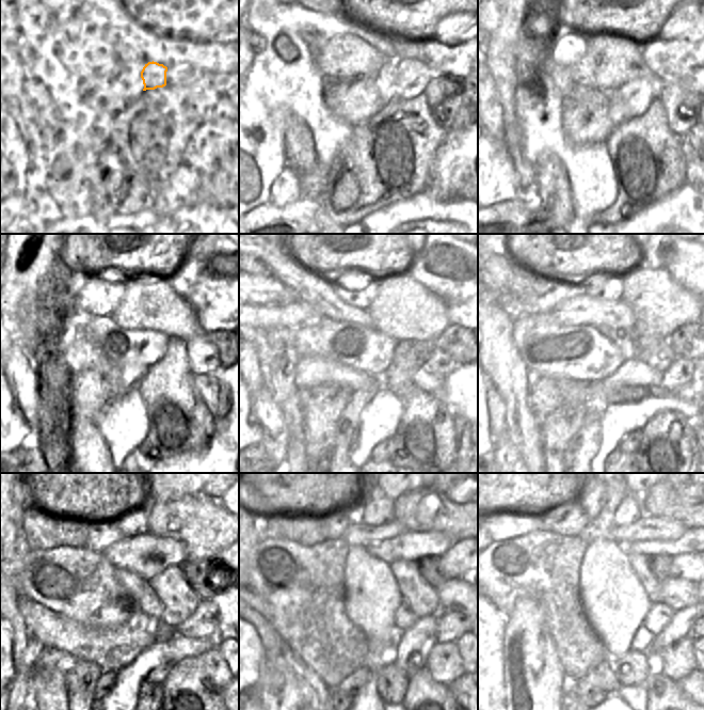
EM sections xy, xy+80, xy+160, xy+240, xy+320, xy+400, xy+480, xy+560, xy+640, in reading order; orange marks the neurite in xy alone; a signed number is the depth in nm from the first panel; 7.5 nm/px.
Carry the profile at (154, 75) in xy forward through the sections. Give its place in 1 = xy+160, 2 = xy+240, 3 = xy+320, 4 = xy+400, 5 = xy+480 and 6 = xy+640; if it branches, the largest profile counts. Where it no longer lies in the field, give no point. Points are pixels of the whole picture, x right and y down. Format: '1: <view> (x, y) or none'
1: xy+160 (618, 112)
2: xy+240 (132, 376)
3: xy+320 (346, 436)
4: xy+400 (590, 435)
5: none
6: none

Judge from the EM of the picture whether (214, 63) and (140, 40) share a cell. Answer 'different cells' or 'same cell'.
same cell

